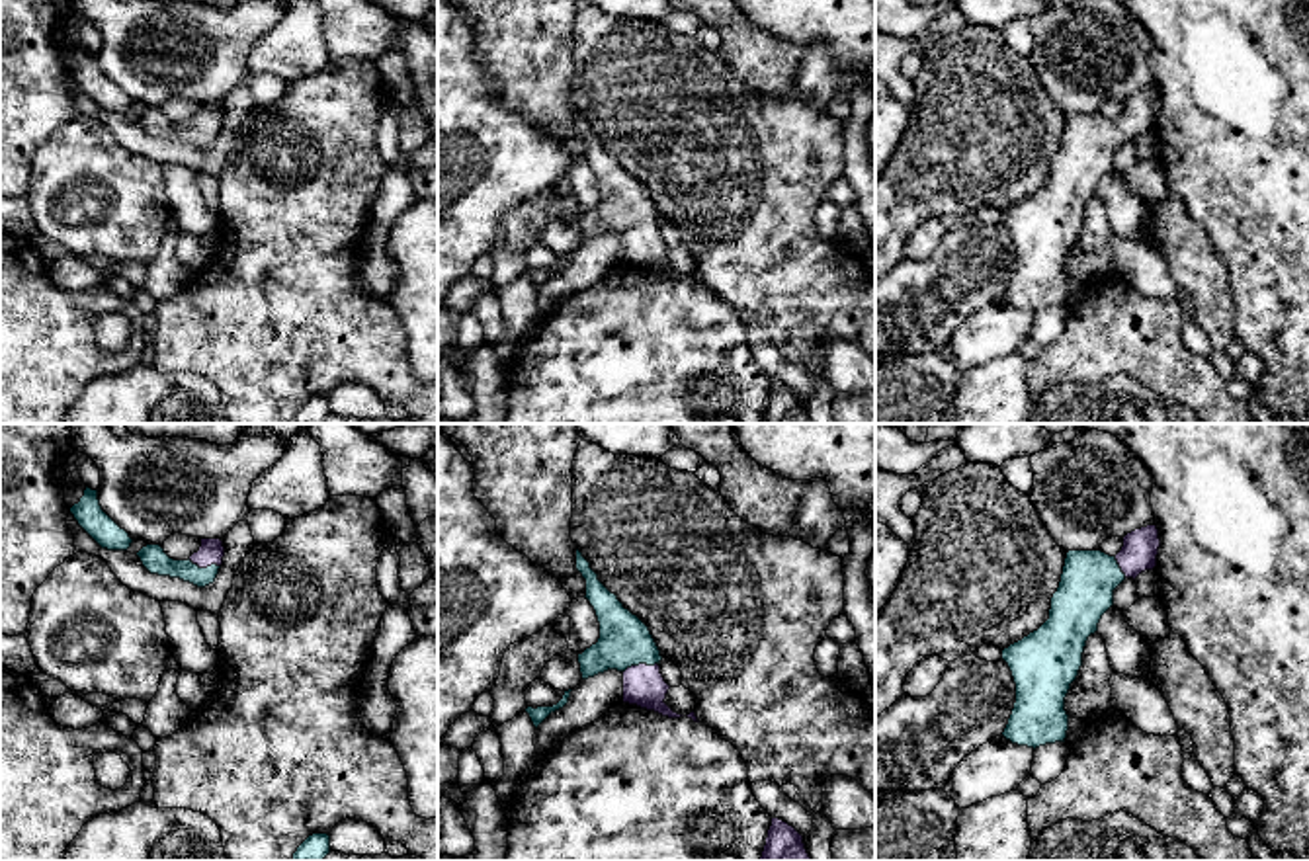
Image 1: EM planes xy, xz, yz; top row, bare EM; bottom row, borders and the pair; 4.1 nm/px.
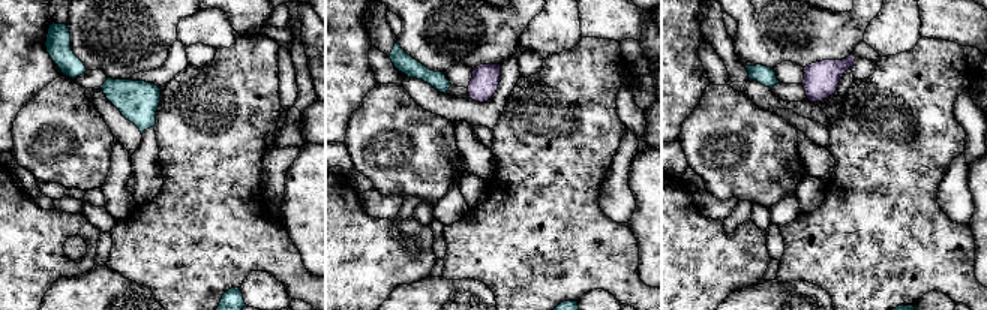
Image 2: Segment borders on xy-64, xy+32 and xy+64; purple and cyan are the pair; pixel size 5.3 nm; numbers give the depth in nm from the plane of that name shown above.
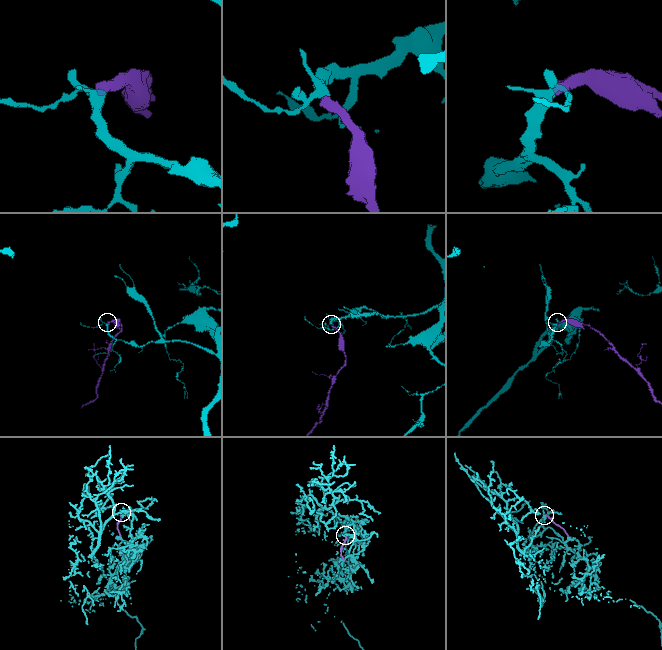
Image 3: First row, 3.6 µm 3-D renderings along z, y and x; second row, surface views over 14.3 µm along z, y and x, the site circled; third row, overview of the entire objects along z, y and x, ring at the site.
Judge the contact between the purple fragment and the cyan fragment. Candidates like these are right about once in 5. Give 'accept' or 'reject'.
accept

